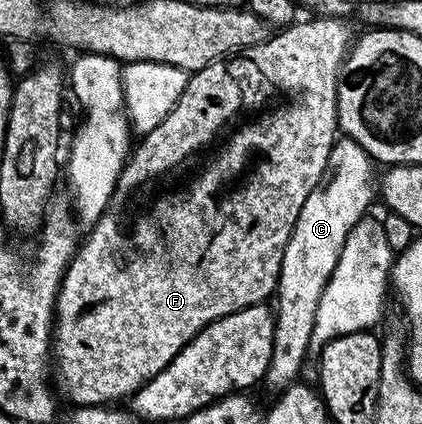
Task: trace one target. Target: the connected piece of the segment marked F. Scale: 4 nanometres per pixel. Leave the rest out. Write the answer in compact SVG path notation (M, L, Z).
M313 16L307 23L294 21L291 25L282 27L278 32L272 33L264 42L258 42L226 58L218 58L215 62L210 62L208 66L194 71L188 77L185 88L181 92L177 104L169 112L169 116L165 116L165 120L161 120L161 124L157 124L157 128L153 128L148 134L144 134L138 139L137 145L130 151L123 171L119 174L115 191L106 212L95 221L94 226L90 227L90 230L87 232L87 239L84 242L82 239L81 245L76 249L71 261L67 263L67 271L63 274L63 279L59 285L59 295L55 301L55 321L53 323L53 354L54 357L59 357L59 367L56 370L54 367L53 382L57 387L58 393L62 397L64 394L71 401L71 404L75 406L105 406L118 403L115 402L118 398L123 398L123 400L130 399L132 394L135 394L149 380L153 380L153 376L157 376L157 372L161 372L161 368L165 368L169 364L169 360L173 360L173 356L177 356L177 352L181 352L181 348L185 344L192 342L209 324L221 320L221 316L229 316L238 310L266 303L268 301L267 297L270 294L272 297L276 293L283 249L293 232L293 228L297 224L297 216L301 216L301 208L305 204L305 199L308 198L309 192L313 192L313 188L317 188L317 184L323 179L323 173L329 160L329 152L335 147L337 135L340 133L339 75L343 69L343 59L347 57L353 45L353 33L351 34L350 28L346 26L347 24L341 18L324 18L322 16Z

